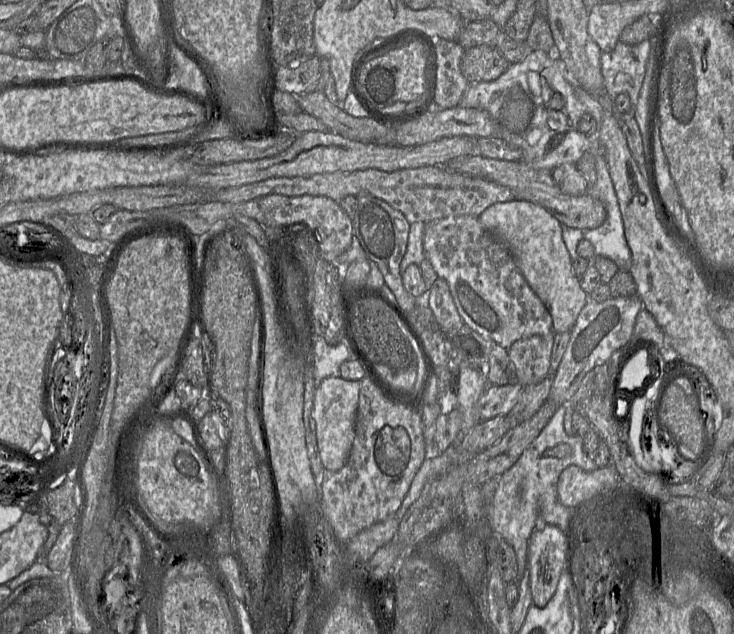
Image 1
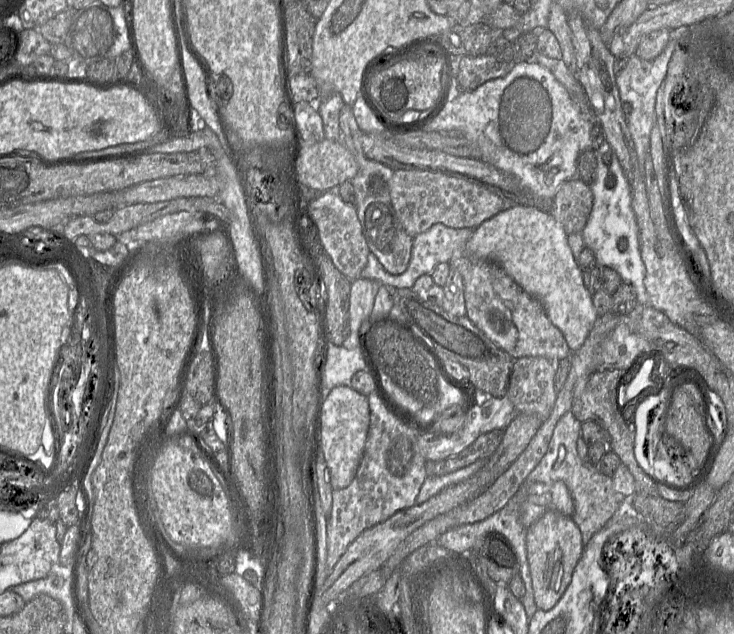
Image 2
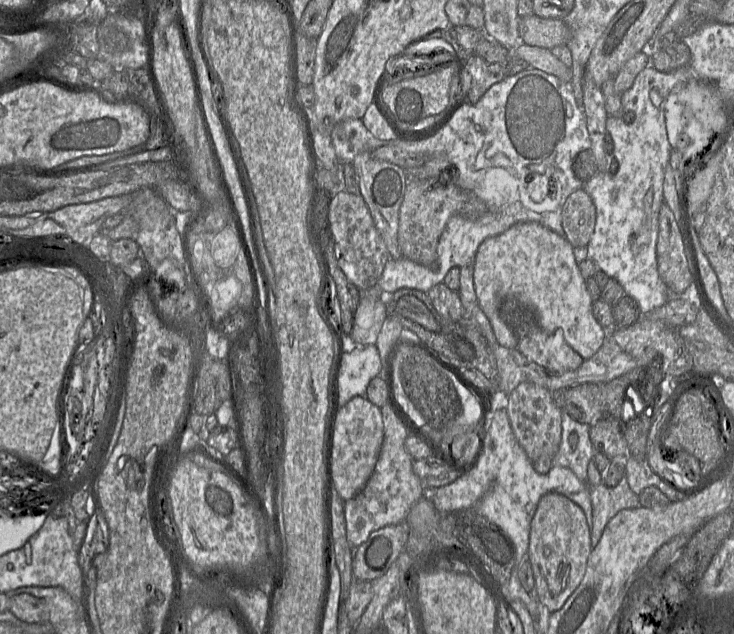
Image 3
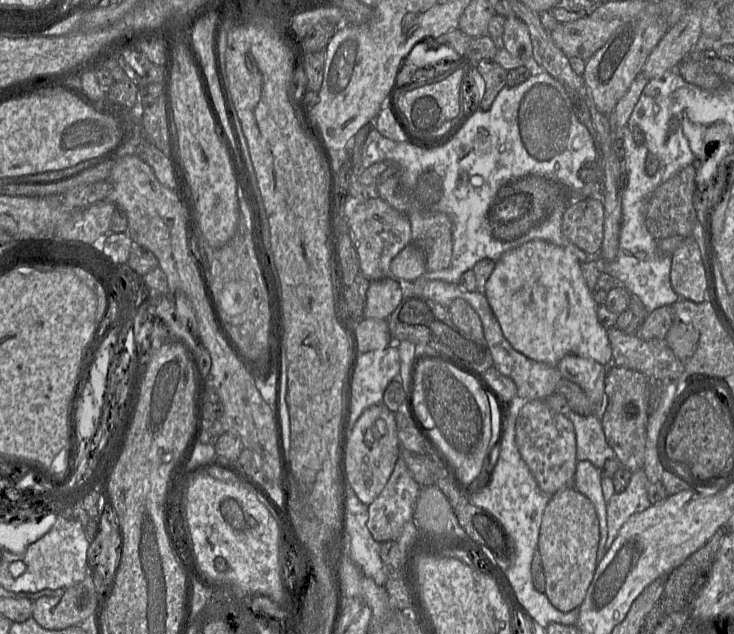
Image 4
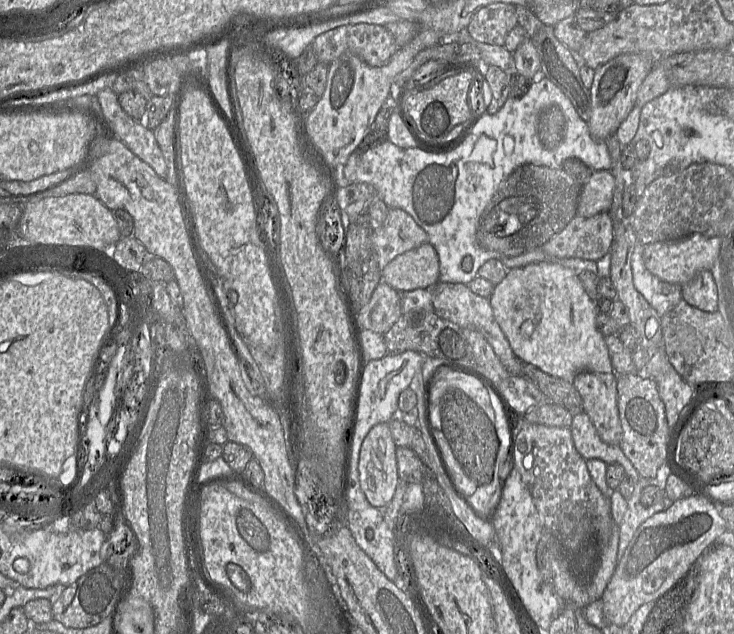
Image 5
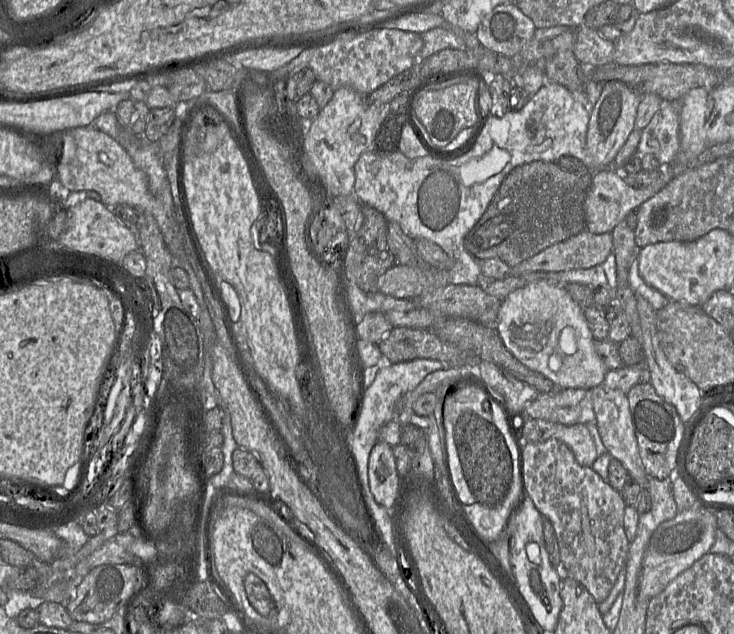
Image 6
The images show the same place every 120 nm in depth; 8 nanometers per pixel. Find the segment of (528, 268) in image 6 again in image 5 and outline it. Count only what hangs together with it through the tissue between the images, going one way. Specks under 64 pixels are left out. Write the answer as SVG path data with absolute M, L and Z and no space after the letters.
M609 212L592 217L577 214L542 249L557 259L581 258L596 262L610 252L613 240L614 225Z

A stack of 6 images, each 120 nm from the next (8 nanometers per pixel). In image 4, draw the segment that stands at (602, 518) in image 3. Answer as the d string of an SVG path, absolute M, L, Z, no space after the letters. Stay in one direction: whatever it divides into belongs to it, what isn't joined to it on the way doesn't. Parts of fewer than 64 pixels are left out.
M643 470L632 471L627 488L607 501L607 550L628 518L652 505L647 496L649 484Z

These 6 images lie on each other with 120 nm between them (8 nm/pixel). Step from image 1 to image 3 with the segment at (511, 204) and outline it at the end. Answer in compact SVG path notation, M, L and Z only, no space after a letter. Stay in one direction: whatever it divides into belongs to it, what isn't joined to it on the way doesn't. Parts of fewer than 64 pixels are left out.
M537 222L514 224L479 246L473 261L473 281L477 302L488 318L500 345L516 349L514 328L501 311L506 298L516 299L545 331L561 330L566 343L584 360L602 346L608 332L595 319L593 300L575 260L574 247L565 238Z

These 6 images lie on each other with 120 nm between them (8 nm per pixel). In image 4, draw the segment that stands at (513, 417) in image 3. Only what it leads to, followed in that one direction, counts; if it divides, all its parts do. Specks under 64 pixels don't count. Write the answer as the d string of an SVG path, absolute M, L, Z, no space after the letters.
M542 400L523 401L516 419L515 440L521 458L547 496L571 487L578 461L575 431L567 416L552 411Z

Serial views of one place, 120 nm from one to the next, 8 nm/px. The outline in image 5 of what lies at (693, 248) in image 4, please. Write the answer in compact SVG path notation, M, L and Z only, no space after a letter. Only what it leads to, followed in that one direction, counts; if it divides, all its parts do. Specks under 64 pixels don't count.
M710 270L699 272L690 282L682 285L682 298L691 306L706 312L718 311L718 288Z

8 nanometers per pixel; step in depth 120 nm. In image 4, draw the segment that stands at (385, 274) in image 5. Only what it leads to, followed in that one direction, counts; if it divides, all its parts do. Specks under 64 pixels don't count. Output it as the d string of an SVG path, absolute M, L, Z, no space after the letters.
M412 243L400 251L390 263L390 277L396 280L415 281L426 271L425 253Z

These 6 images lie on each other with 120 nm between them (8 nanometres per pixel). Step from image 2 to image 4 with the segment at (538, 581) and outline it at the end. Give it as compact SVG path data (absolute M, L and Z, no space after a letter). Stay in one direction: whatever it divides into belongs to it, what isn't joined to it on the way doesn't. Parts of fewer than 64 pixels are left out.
M572 487L559 490L544 509L537 551L545 575L545 590L551 605L560 612L578 611L597 567L599 520L593 504Z

